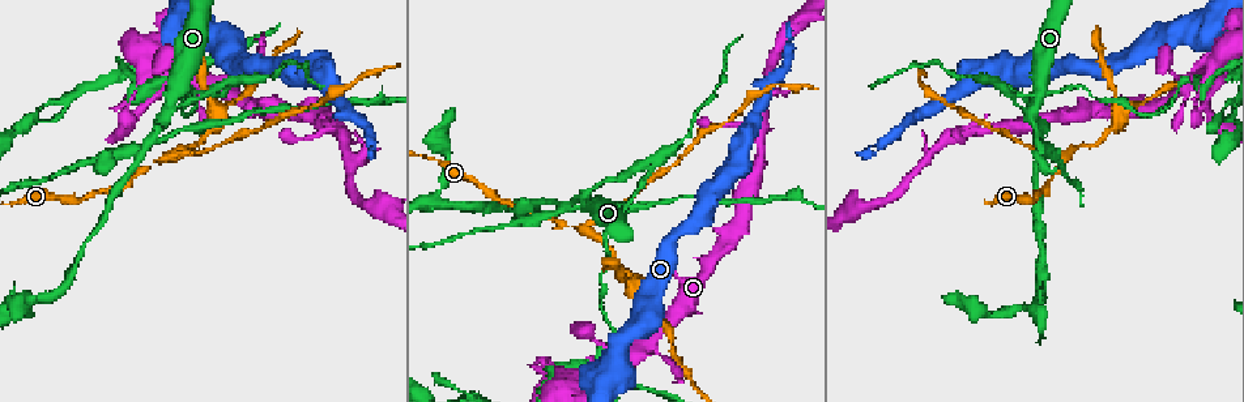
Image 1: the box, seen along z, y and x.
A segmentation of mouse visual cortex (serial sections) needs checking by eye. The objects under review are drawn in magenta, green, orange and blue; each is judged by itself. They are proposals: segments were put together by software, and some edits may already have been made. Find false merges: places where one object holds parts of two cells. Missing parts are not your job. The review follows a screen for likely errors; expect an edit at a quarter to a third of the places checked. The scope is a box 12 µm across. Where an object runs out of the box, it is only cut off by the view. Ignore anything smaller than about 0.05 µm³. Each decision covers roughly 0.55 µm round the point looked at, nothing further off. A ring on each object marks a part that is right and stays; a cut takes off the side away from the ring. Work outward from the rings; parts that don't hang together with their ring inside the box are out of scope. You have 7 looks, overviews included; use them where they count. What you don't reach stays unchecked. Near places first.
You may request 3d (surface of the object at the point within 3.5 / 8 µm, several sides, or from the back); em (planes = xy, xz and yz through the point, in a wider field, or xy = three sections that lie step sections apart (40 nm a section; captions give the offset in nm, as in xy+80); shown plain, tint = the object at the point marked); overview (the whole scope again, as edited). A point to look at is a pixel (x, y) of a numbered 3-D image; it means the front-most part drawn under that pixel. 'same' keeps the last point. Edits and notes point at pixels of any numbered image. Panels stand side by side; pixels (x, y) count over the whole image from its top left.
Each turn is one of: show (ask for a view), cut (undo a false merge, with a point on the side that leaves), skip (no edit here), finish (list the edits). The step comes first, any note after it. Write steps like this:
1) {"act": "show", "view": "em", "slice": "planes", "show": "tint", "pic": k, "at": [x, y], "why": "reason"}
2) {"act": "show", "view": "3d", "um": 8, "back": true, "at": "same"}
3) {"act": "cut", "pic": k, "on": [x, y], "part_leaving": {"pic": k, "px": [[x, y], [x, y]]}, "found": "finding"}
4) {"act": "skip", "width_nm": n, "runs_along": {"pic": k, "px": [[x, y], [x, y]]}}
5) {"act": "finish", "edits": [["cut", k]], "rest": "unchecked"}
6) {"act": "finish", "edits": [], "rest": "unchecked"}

{"act": "show", "view": "3d", "um": 3.5, "pic": 1, "at": [638, 286]}

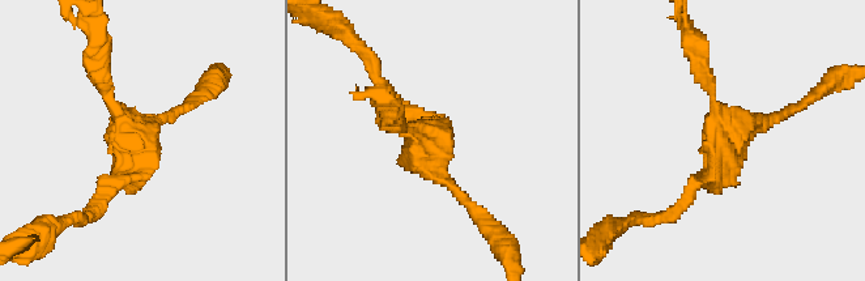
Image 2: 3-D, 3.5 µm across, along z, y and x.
{"act": "show", "view": "em", "slice": "xy", "step": 1, "show": "tint", "pic": 2, "at": [432, 151], "arms": 3, "arm_widths_nm": [150, 150, 200], "why": "need the tissue"}

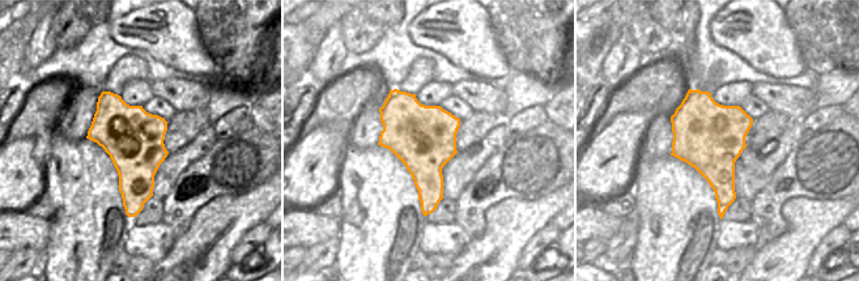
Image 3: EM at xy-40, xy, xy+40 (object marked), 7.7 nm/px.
{"act": "show", "view": "em", "slice": "planes", "show": "tint", "at": "same", "why": "cut it another way"}

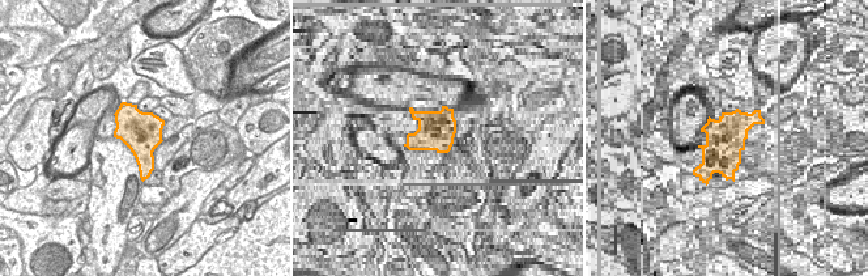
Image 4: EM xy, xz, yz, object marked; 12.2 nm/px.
{"act": "skip", "runs_along": {"pic": 2, "px": [[685, 198], [732, 137], [702, 68]]}, "found": "one cell here"}

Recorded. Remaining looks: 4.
{"act": "show", "view": "3d", "um": 8, "pic": 1, "at": [996, 80], "why": "sharp bend"}

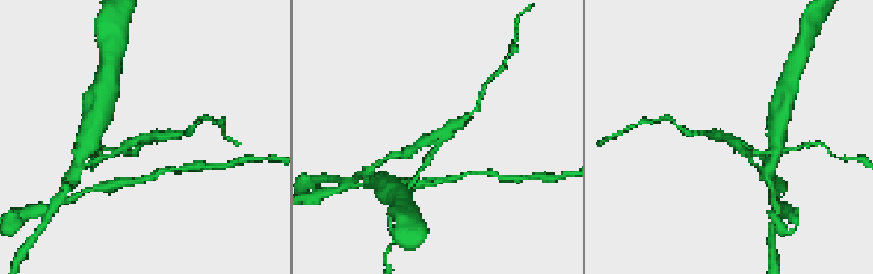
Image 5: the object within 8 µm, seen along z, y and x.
{"act": "show", "view": "3d", "um": 3.5, "pic": 5, "at": [727, 136], "why": "zoom in"}

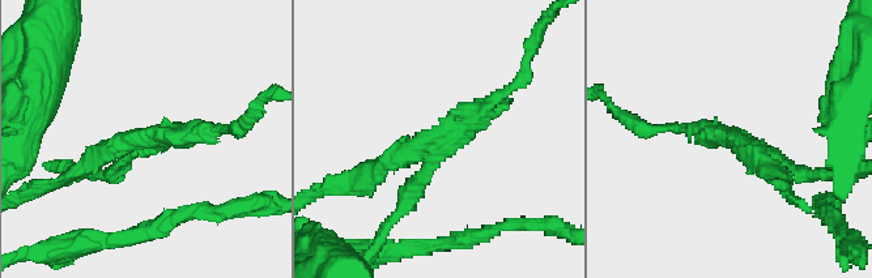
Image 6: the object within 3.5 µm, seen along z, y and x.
{"act": "show", "view": "em", "slice": "xy", "step": 3, "show": "tint", "pic": 6, "at": [138, 142]}

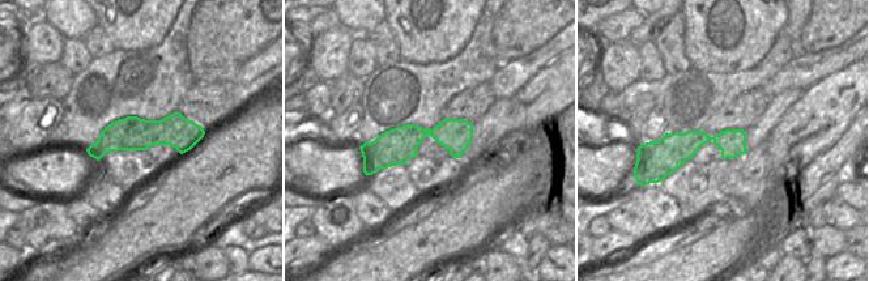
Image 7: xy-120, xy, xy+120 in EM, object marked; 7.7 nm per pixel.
{"act": "cut", "pic": 6, "on": [119, 176], "part_leaving": {"pic": 6, "px": [[436, 159], [379, 243]]}, "found": "two cells meet here"}

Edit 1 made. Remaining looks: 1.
{"act": "finish", "edits": [["cut", 6]], "rest": "unchecked"}

